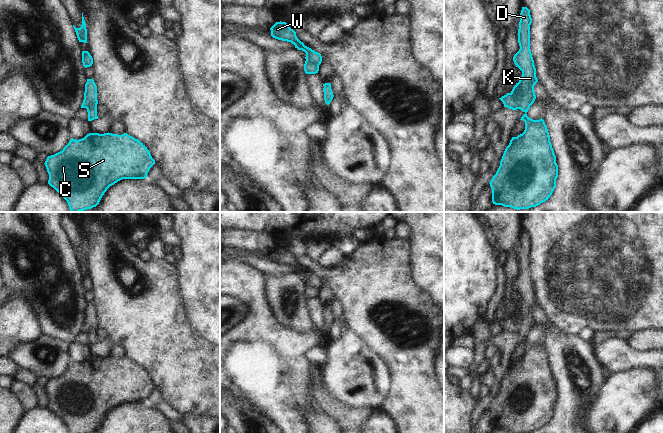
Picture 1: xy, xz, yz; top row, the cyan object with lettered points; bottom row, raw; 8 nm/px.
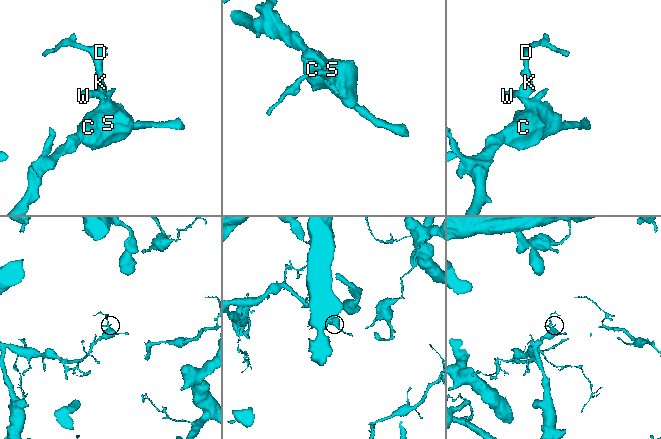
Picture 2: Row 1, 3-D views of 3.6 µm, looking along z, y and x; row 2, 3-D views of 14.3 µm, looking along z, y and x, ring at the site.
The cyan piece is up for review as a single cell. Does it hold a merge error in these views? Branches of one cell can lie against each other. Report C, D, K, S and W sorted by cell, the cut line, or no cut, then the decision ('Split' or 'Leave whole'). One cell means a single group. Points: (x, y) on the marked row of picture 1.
Groups: C S W / D K. Split along yz (510, 93), (516, 100), (519, 108). Split

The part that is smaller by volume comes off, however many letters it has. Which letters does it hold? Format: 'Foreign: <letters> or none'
Foreign: D, K

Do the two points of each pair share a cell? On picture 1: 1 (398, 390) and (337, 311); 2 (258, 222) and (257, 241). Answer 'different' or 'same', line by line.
1: different
2: different

